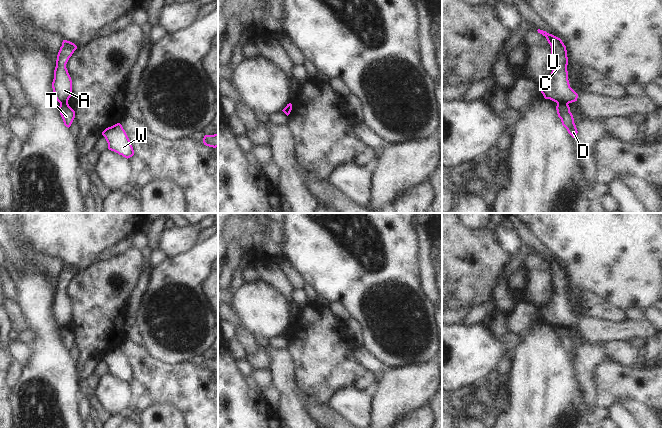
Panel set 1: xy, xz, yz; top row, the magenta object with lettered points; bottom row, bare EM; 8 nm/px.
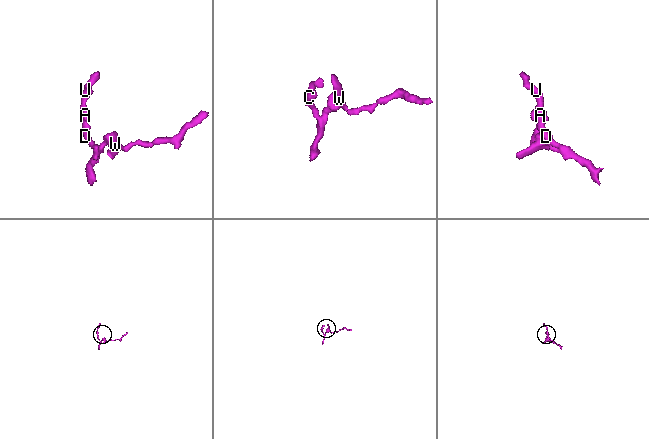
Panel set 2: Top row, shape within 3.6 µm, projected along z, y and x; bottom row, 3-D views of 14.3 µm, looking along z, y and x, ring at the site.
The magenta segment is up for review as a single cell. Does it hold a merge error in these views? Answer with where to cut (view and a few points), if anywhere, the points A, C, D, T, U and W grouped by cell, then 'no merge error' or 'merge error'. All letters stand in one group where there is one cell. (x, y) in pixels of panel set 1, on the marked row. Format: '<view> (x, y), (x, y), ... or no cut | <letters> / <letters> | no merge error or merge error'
yz (557, 102), (568, 103) | A C U / D T W | merge error

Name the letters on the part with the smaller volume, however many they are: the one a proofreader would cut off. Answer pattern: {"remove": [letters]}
{"remove": ["A", "C", "U"]}

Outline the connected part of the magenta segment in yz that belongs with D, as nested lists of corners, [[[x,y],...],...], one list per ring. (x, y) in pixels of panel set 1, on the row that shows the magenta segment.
[[[557,103],[556,110],[562,125],[567,129],[568,133],[575,138],[578,131],[568,103]]]

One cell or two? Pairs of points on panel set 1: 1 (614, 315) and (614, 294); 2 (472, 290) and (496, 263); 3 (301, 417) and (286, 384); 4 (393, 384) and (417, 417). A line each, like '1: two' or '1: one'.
1: two
2: one
3: one
4: two

